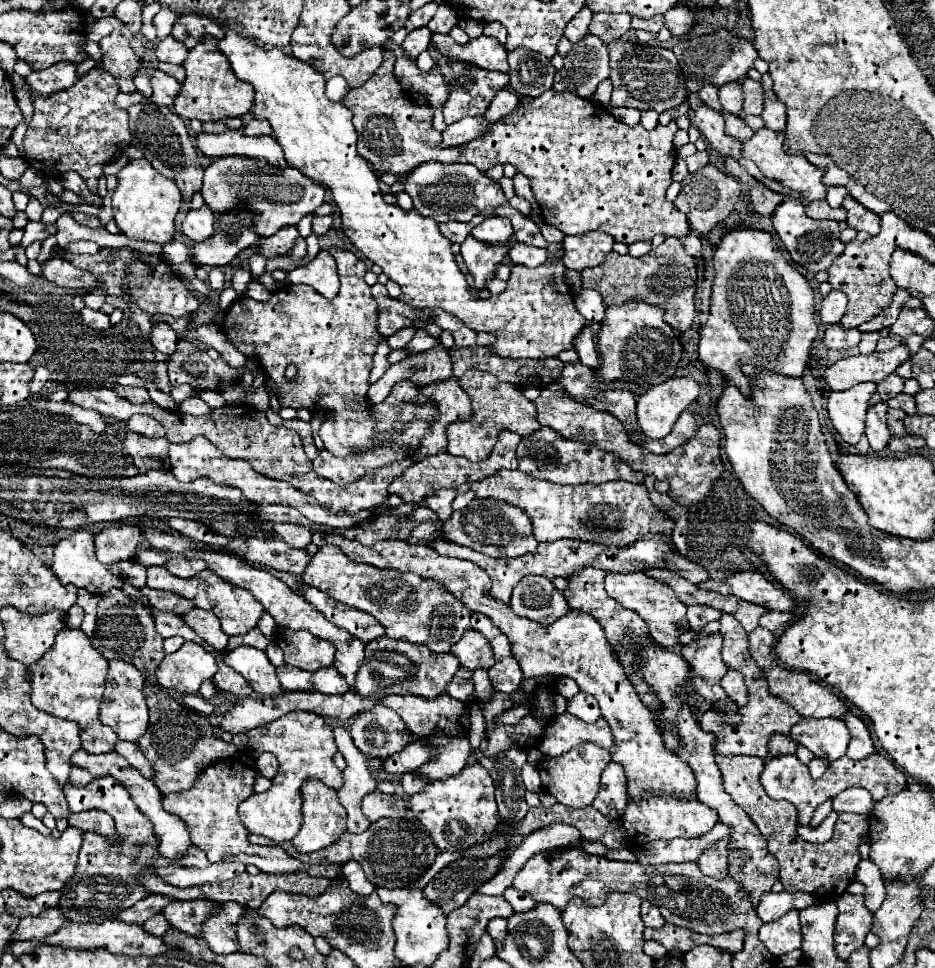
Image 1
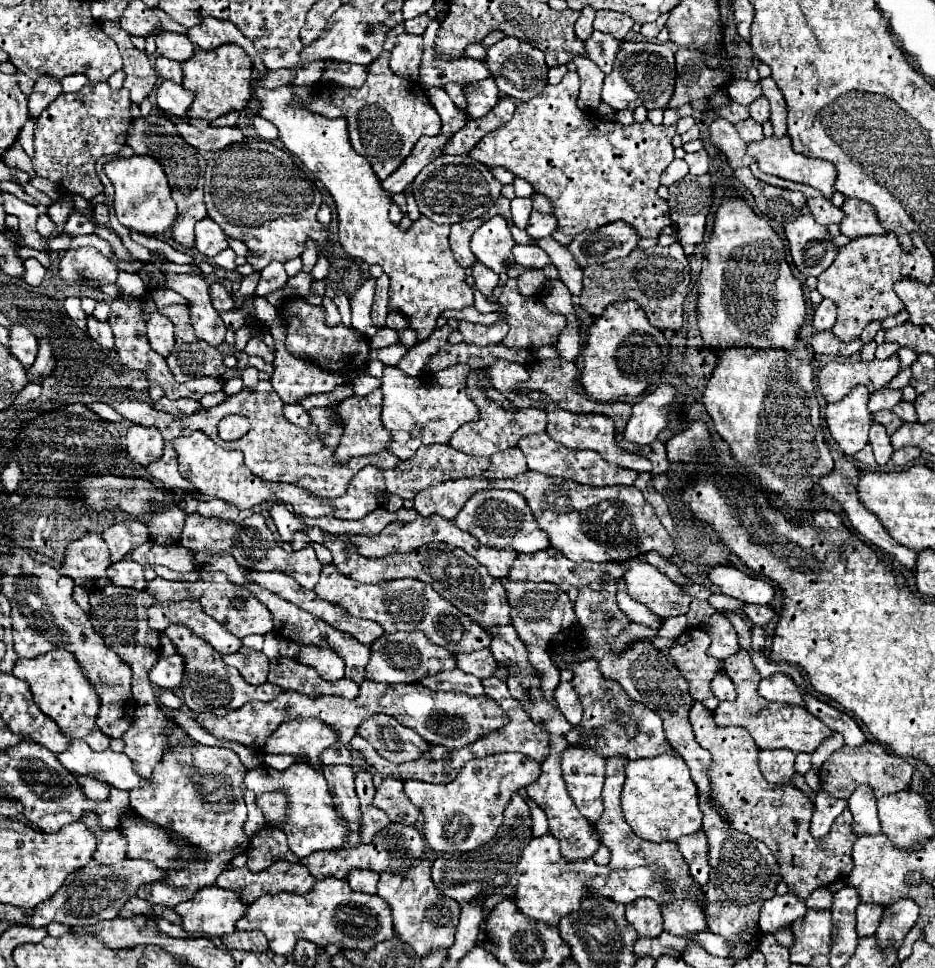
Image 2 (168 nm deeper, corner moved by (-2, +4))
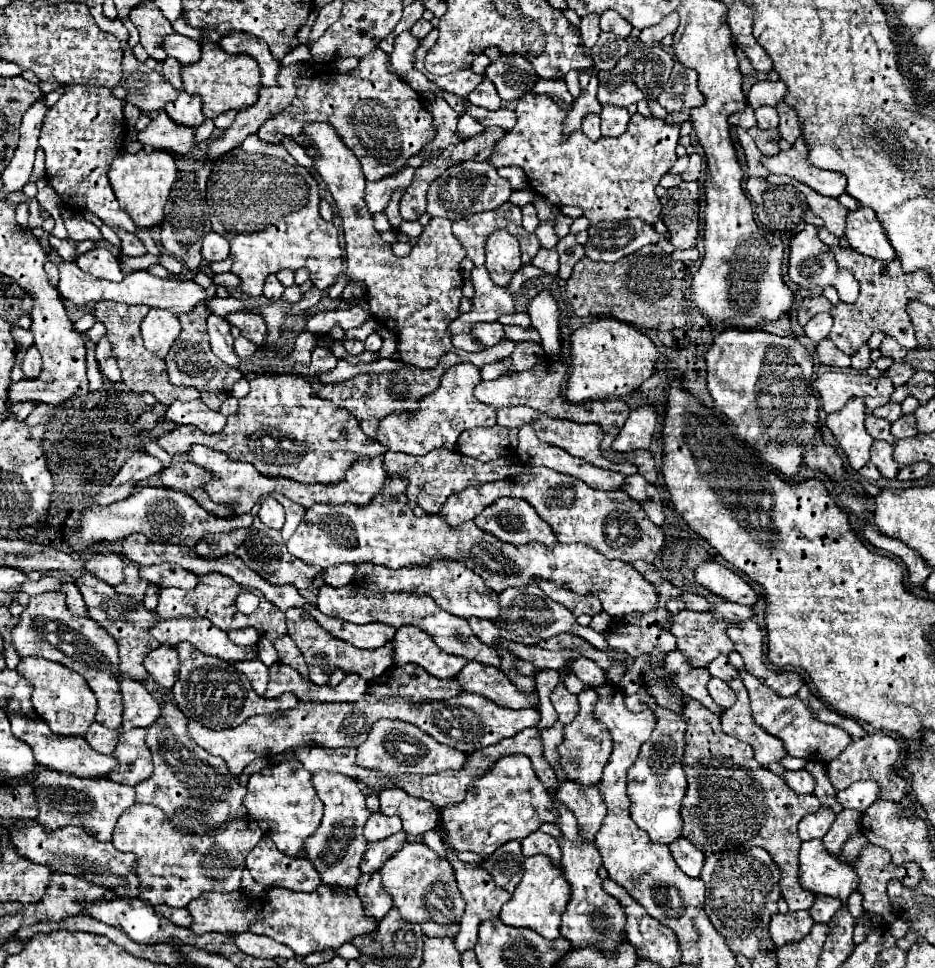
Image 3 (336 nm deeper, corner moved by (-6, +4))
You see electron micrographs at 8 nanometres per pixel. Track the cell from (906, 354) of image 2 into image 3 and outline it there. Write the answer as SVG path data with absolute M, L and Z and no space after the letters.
M892 365L890 373L886 373L886 375L890 375L894 387L900 387L900 385L906 385L906 381L914 375L914 369L910 369L910 365L908 367L906 365Z

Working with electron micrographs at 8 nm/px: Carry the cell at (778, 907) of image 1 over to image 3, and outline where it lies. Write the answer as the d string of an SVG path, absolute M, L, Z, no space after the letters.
M788 911L786 915L776 913L770 921L770 939L776 947L802 941L810 933L814 919L808 911Z

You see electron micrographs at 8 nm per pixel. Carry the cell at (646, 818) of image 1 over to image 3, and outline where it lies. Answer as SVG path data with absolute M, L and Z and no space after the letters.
M638 691L634 695L624 697L628 709L652 709L656 715L656 727L652 737L642 745L636 763L628 769L628 795L630 795L630 815L640 829L648 831L654 843L670 845L674 839L680 837L682 831L682 817L680 817L680 801L686 793L686 775L680 765L684 753L684 735L686 723L684 719L660 705L656 705L654 697L646 691Z

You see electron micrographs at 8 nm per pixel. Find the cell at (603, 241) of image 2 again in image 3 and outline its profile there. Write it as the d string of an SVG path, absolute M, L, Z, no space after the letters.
M642 219L604 221L588 229L588 243L584 247L586 257L594 261L614 263L624 255L638 251L644 245L658 243L666 235L660 235L652 225Z

